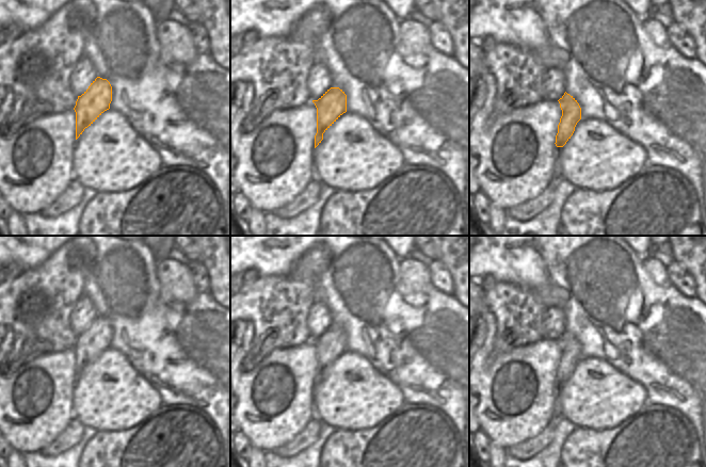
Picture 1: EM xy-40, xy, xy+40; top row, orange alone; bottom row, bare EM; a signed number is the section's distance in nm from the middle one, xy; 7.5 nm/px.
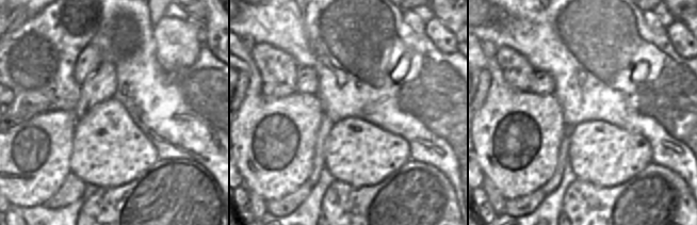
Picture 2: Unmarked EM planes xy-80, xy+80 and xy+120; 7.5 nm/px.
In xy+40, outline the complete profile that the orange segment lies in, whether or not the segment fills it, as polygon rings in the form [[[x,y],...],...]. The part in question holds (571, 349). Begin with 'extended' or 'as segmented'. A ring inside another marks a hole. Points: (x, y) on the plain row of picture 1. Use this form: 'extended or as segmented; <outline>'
extended; [[[567,333],[558,339],[562,349],[562,355],[558,364],[558,372],[556,374],[556,382],[553,384],[553,421],[557,422],[560,415],[560,393],[562,386],[571,377],[575,370],[577,361],[581,358],[581,347],[577,339]]]

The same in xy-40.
as segmented; [[[97,316],[89,327],[78,335],[76,344],[76,379],[85,367],[91,365],[105,350],[110,348],[112,325],[107,318]]]

